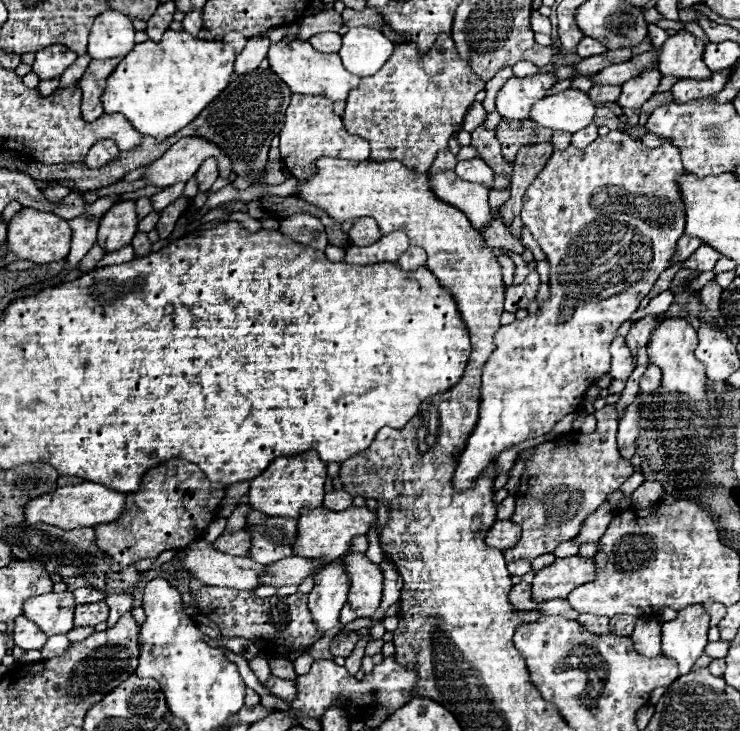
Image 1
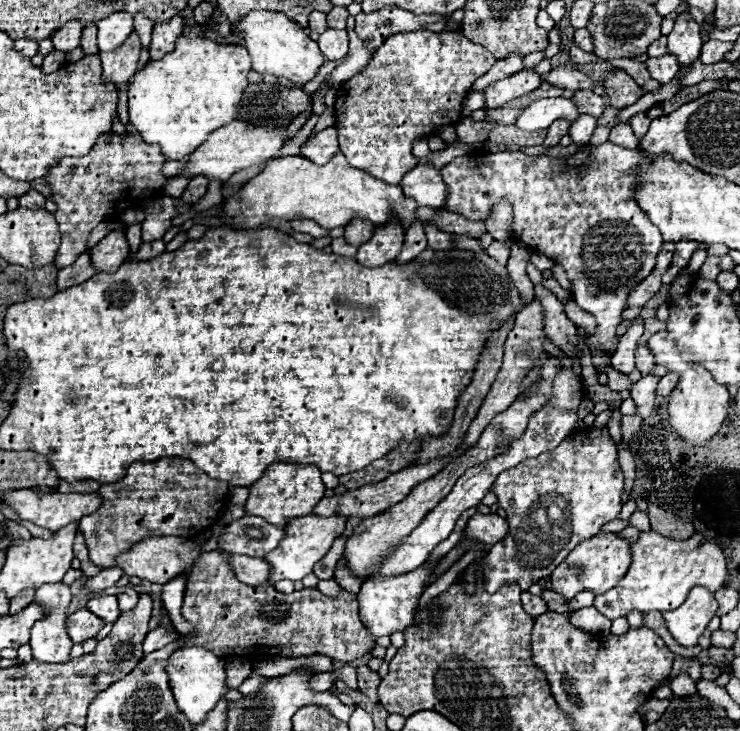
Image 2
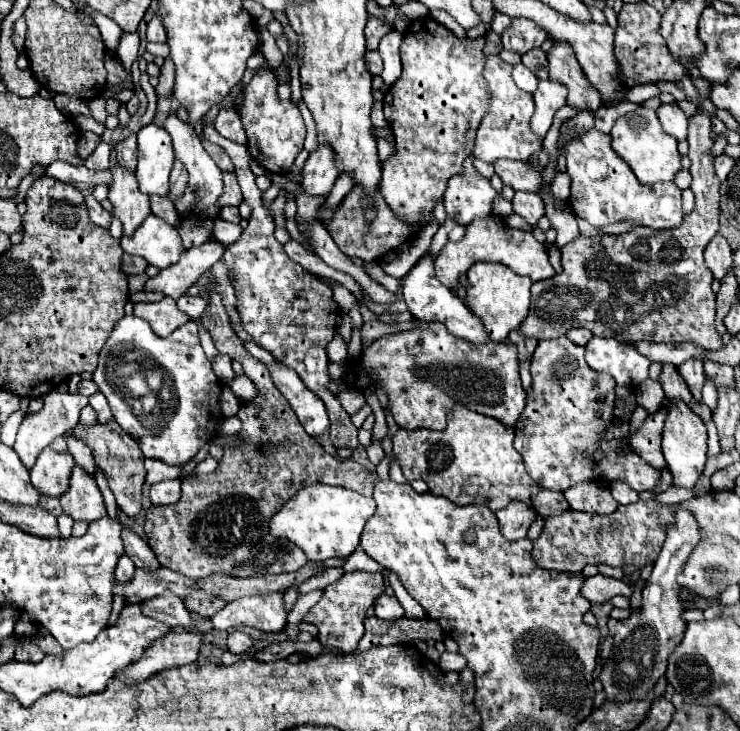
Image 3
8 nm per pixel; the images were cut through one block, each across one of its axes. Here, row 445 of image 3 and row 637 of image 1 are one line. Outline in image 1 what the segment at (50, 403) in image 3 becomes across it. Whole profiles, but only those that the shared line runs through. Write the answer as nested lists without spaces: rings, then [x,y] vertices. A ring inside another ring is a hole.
[[[22,616],[22,618],[16,618],[14,624],[16,624],[14,626],[16,646],[20,646],[22,650],[42,650],[48,636],[42,634],[42,630],[38,630],[38,626],[34,626],[34,622],[30,622],[26,616]]]

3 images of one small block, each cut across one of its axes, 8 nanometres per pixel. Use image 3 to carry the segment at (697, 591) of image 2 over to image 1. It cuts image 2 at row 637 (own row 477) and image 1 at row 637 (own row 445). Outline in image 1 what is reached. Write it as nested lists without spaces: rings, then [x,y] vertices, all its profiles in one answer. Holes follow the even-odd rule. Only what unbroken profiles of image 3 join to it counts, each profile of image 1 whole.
[[[702,606],[680,610],[676,620],[662,624],[662,656],[676,660],[680,674],[688,674],[694,662],[704,654],[710,616]]]

